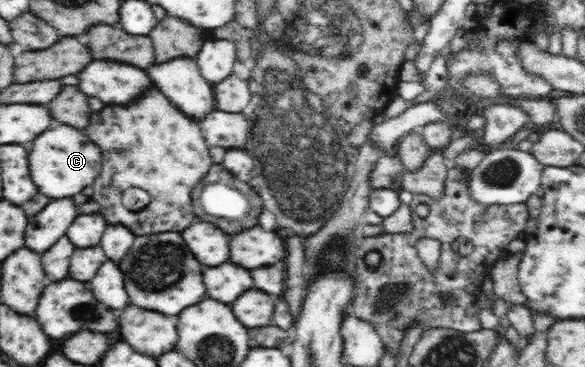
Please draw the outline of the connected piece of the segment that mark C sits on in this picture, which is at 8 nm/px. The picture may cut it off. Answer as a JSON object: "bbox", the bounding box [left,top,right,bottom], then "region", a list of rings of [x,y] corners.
{"bbox":[30,125,103,199],"region":[[[60,125],[56,129],[48,129],[48,133],[42,133],[36,137],[30,149],[30,173],[32,179],[36,181],[36,187],[40,193],[54,197],[54,199],[64,199],[80,193],[84,187],[92,185],[96,177],[103,173],[102,151],[96,143],[90,141],[88,135],[84,135],[76,126]]]}

